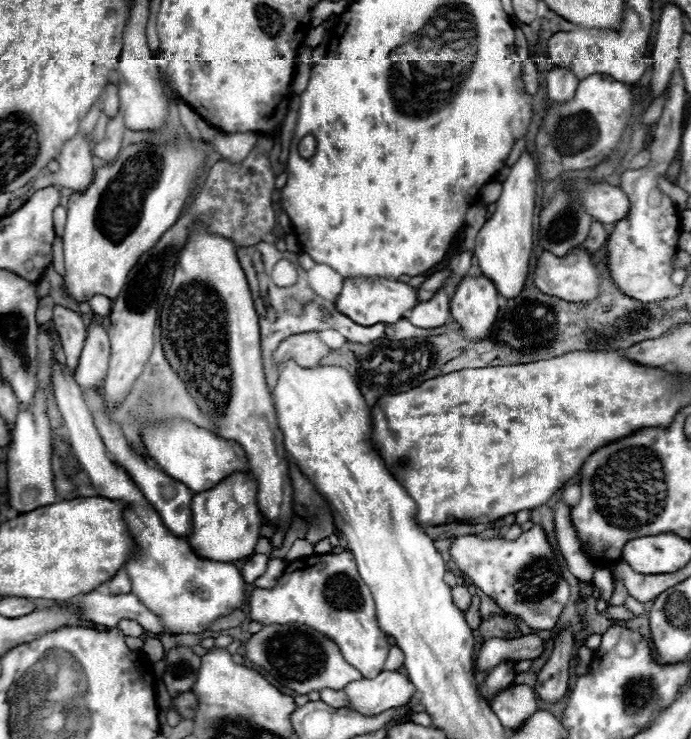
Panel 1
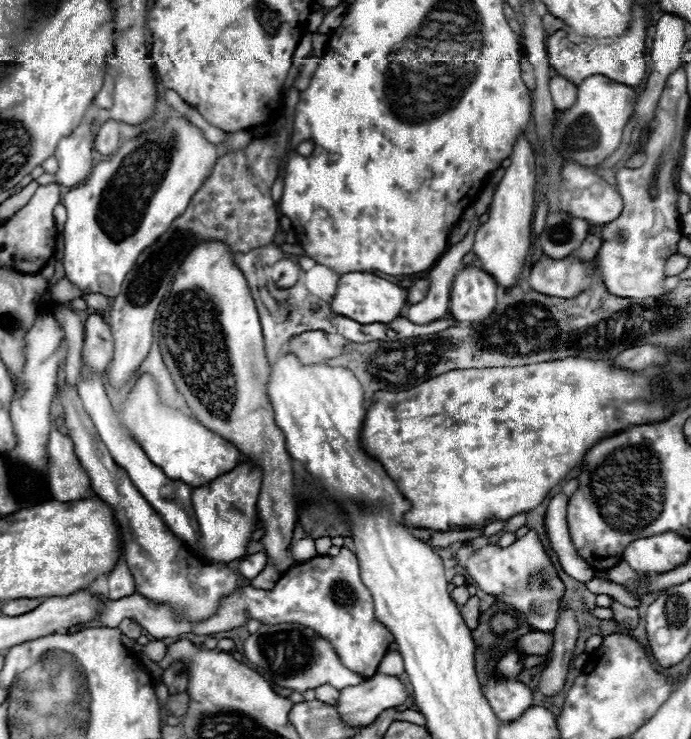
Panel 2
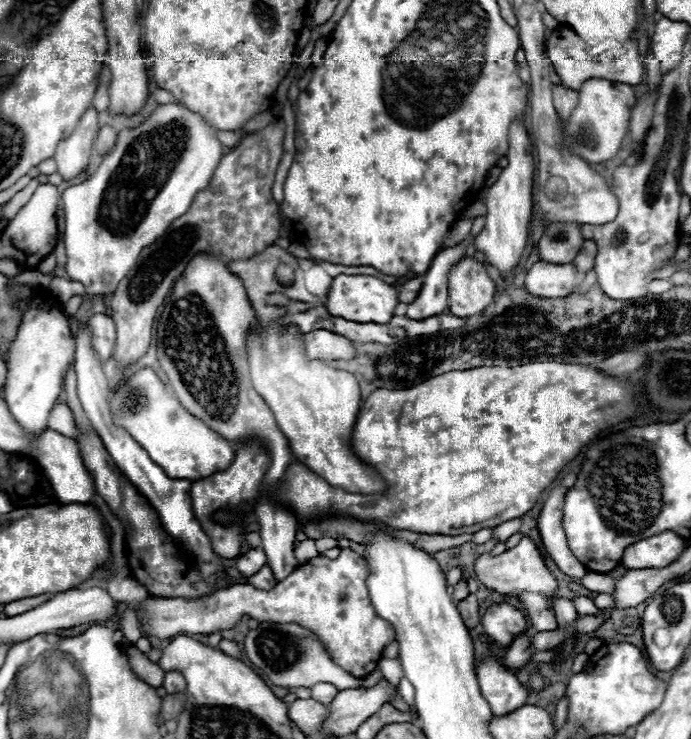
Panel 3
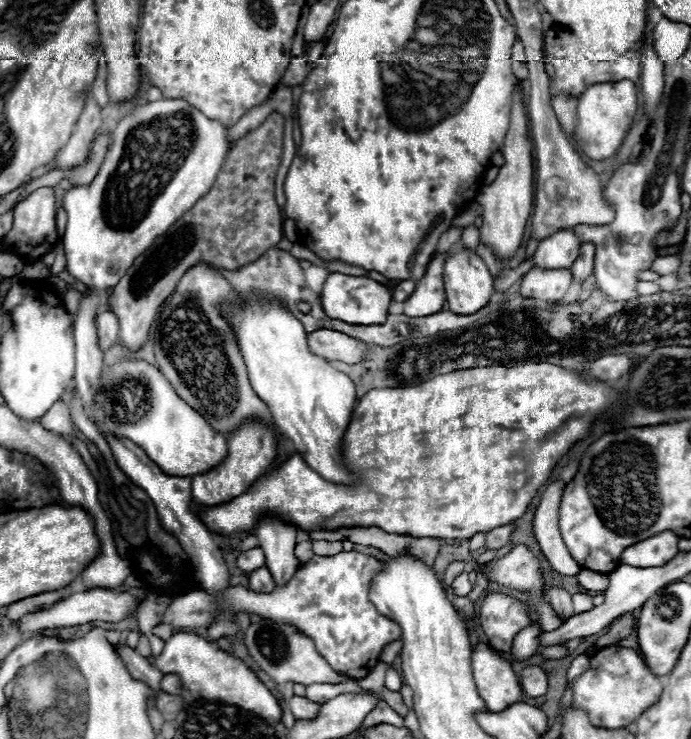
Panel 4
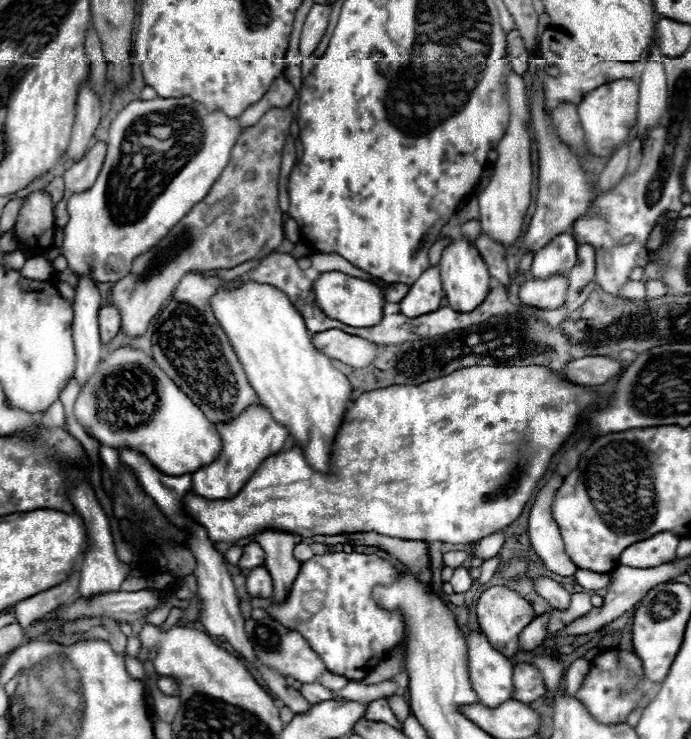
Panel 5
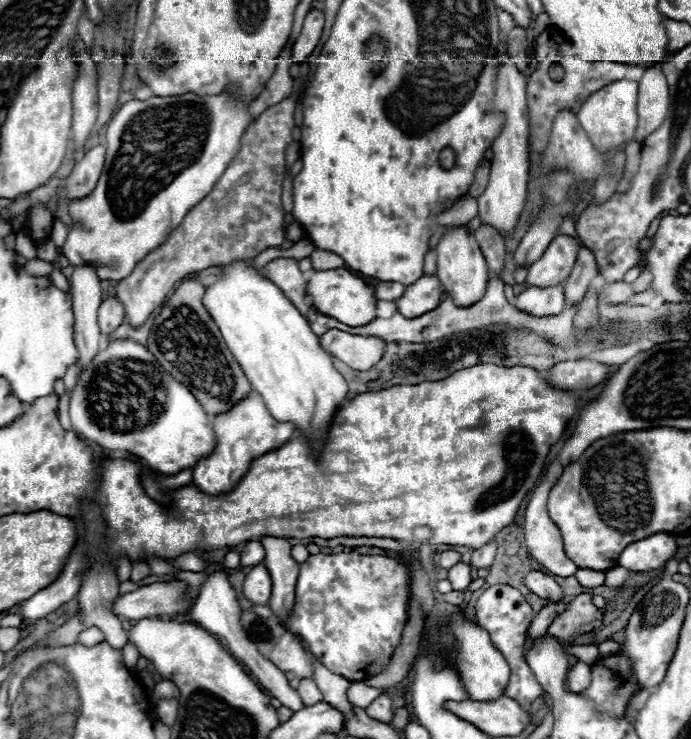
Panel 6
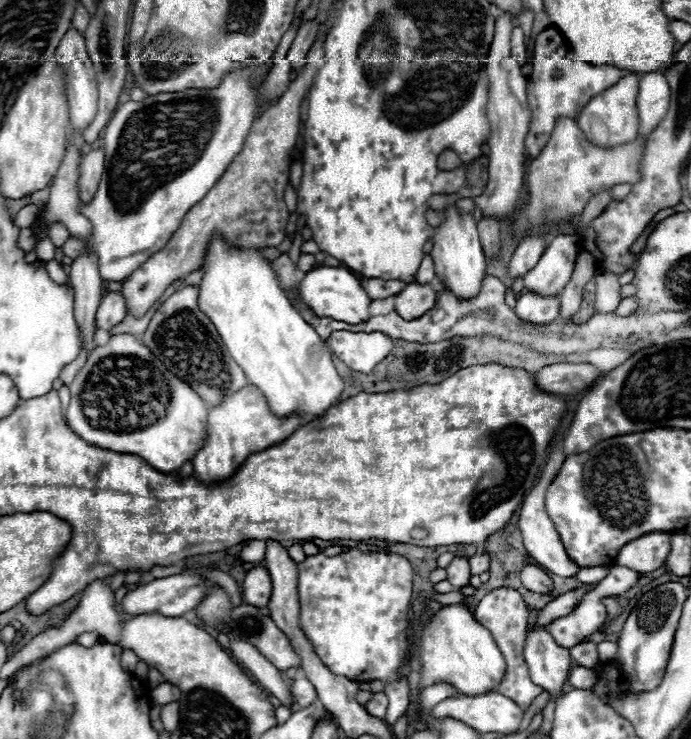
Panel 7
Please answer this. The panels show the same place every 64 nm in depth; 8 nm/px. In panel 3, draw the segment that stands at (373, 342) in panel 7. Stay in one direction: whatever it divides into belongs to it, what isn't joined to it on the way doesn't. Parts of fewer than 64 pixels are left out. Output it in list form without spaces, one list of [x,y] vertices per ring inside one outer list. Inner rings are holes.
[[[312,330],[304,334],[306,354],[312,360],[352,360],[356,346],[352,340],[330,330]]]

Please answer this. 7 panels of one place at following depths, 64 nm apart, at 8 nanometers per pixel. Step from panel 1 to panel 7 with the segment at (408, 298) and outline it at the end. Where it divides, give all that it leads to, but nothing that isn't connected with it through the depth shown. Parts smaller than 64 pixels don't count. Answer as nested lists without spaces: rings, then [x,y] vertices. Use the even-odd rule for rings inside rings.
[[[312,268],[306,272],[306,276],[300,282],[298,294],[302,302],[316,314],[316,316],[328,316],[332,320],[342,320],[346,324],[358,324],[368,320],[368,306],[370,300],[364,296],[364,288],[360,288],[360,282],[352,272],[346,268]]]

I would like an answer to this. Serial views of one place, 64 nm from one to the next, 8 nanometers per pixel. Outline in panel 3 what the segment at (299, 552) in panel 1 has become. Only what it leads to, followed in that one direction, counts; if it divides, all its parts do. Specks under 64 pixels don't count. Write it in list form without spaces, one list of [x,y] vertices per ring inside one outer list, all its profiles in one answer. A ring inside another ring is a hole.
[[[304,540],[304,542],[298,542],[296,544],[296,548],[294,548],[294,554],[296,554],[296,560],[300,562],[300,564],[304,564],[304,562],[308,562],[310,558],[316,558],[318,556],[318,552],[316,552],[316,546],[314,546],[314,540]]]

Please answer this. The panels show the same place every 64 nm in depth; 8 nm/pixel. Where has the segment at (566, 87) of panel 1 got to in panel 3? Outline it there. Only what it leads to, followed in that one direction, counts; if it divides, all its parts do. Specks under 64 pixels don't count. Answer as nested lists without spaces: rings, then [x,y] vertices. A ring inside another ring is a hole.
[[[554,86],[552,88],[552,98],[554,98],[554,108],[556,108],[558,116],[566,122],[570,118],[570,114],[574,112],[574,108],[576,108],[578,92],[568,90],[564,86]]]

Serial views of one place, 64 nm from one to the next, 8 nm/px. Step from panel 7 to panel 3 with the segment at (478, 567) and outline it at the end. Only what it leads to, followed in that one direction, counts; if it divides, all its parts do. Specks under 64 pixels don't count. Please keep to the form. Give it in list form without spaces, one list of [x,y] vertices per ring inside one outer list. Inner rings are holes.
[[[516,518],[516,520],[508,520],[508,522],[504,522],[504,524],[500,524],[500,526],[494,528],[492,538],[494,538],[496,542],[506,542],[512,534],[518,532],[518,528],[520,528],[520,518]]]

